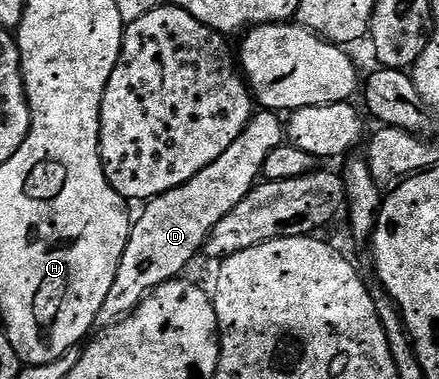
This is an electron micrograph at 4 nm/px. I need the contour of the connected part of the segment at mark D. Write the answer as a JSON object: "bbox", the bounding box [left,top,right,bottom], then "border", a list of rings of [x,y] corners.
{"bbox":[96,111,284,330],"border":[[[274,111],[255,112],[244,127],[240,139],[236,139],[236,143],[232,143],[232,147],[228,147],[228,151],[224,151],[220,159],[208,163],[208,167],[204,167],[204,171],[188,179],[188,183],[172,191],[164,191],[164,195],[154,197],[141,206],[142,214],[136,217],[130,226],[128,247],[124,247],[124,255],[116,271],[116,283],[112,283],[111,289],[108,290],[108,299],[104,299],[104,307],[100,307],[98,312],[96,325],[99,330],[109,329],[111,325],[115,325],[116,322],[133,313],[134,308],[165,281],[173,281],[185,274],[182,272],[189,267],[190,260],[197,253],[203,252],[212,227],[216,227],[216,223],[220,223],[220,219],[224,219],[224,215],[228,215],[228,211],[232,211],[236,203],[240,203],[240,199],[247,197],[250,190],[259,184],[264,159],[268,159],[271,151],[284,143],[284,121],[283,118],[278,117],[281,116]]]}

